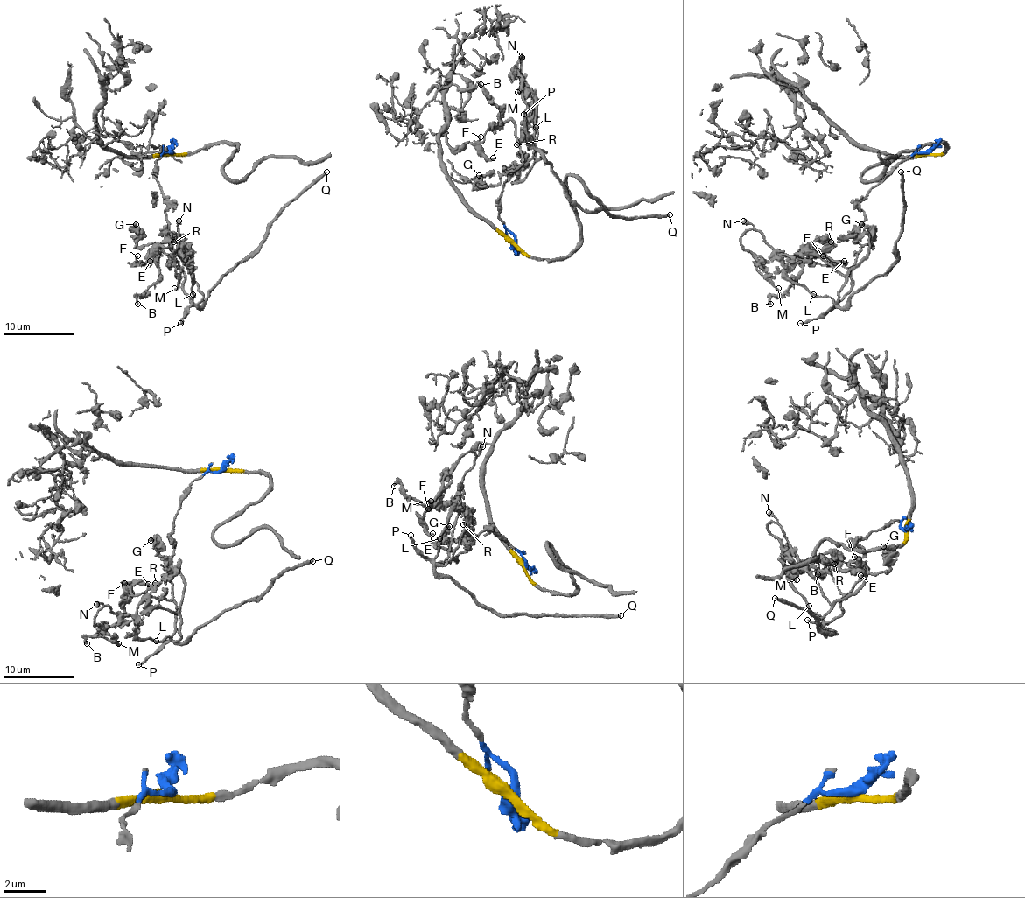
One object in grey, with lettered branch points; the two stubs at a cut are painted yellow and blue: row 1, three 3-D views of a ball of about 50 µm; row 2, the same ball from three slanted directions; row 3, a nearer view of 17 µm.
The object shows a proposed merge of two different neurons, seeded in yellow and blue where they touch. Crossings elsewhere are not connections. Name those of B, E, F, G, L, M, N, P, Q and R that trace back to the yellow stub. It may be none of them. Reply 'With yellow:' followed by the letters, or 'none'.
With yellow: none

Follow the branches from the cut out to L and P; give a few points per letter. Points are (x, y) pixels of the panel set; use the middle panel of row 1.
L: (515, 242), (499, 213), (502, 185), (509, 171), (520, 182), (546, 152), (537, 149), (536, 127)
P: (515, 242), (499, 196), (509, 171), (520, 182), (546, 152), (532, 143), (523, 113)

